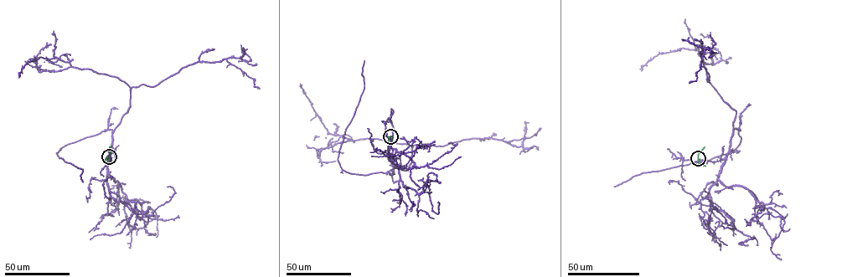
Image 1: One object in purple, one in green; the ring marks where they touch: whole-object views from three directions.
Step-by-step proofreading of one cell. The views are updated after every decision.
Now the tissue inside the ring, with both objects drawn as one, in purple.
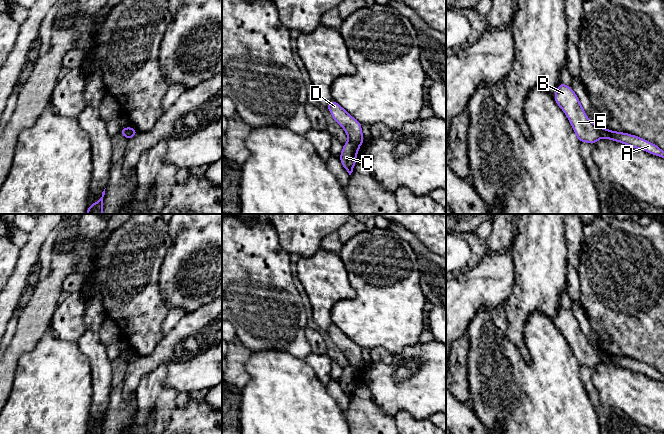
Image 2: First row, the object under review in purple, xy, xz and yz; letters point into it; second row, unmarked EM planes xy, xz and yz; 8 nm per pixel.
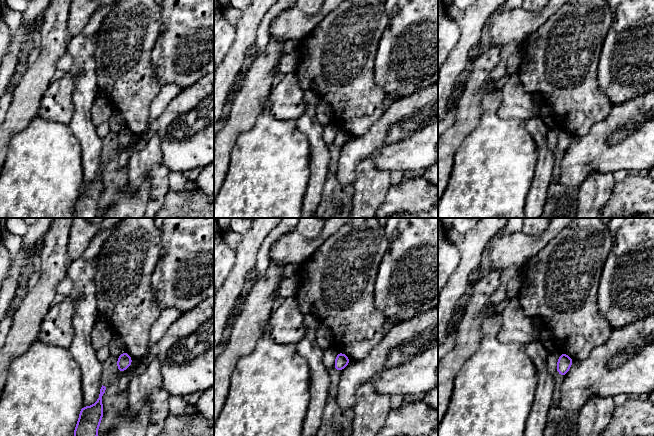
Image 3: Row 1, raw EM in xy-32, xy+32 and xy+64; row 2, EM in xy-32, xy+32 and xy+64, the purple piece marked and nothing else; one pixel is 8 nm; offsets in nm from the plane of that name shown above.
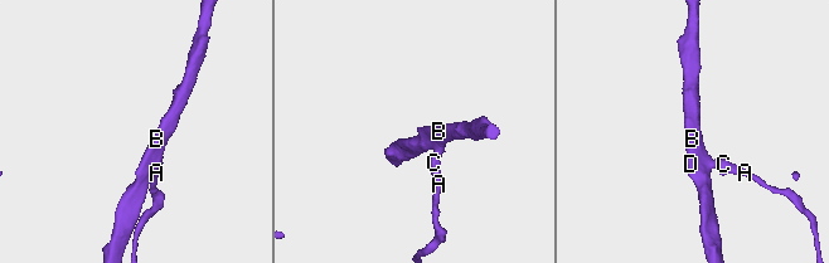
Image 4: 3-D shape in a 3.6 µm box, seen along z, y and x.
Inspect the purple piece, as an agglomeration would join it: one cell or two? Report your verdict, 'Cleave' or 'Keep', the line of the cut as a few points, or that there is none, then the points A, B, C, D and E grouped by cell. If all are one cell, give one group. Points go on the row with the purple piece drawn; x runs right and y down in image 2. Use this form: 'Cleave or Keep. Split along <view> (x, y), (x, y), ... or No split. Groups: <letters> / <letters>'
Cleave. Split along xy (131, 127), (127, 138). Groups: A C / B D E

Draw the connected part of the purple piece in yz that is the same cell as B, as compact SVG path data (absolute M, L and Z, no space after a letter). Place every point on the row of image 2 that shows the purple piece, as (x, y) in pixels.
M561 81L554 100L566 114L580 143L589 142L595 145L601 137L599 126L588 119L573 89Z

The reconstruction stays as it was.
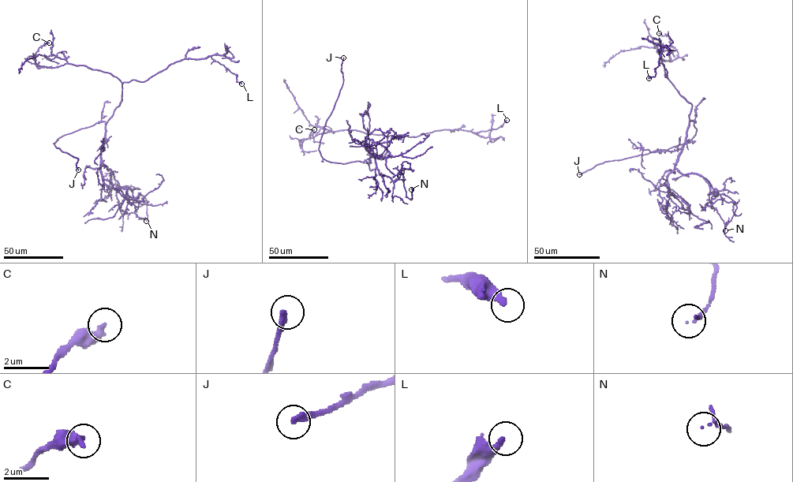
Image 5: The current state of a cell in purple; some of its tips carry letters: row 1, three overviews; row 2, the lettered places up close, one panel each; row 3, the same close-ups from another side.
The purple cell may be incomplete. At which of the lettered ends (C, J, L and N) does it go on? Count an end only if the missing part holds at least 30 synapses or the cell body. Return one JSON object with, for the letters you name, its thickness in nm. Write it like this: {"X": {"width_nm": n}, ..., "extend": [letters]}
{"J": {"width_nm": 280}, "extend": ["J"]}

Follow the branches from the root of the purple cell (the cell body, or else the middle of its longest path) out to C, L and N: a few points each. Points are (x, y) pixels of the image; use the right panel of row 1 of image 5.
C: (690, 115), (692, 105), (660, 61), (661, 56), (671, 61), (678, 52), (669, 37), (659, 33)
L: (690, 115), (692, 105), (664, 75), (667, 71), (658, 51), (663, 48), (655, 75), (648, 78)
N: (690, 115), (675, 167), (701, 175), (716, 192), (705, 206), (719, 199), (735, 203), (725, 230)

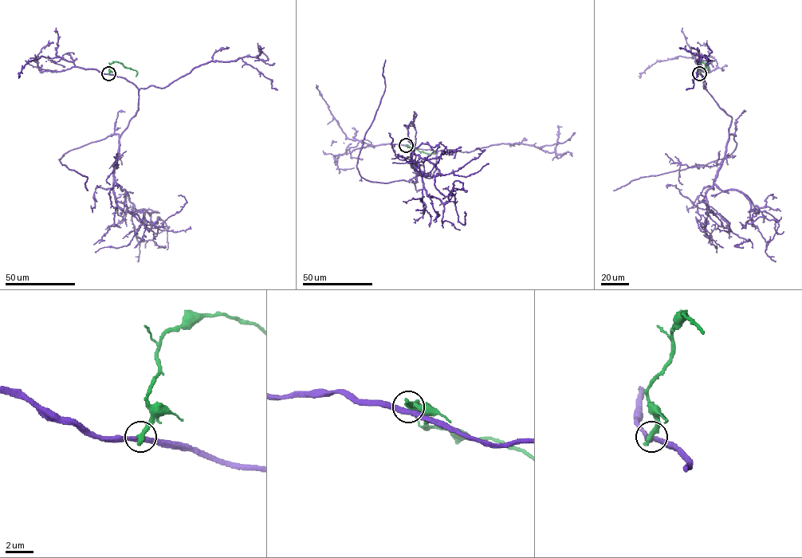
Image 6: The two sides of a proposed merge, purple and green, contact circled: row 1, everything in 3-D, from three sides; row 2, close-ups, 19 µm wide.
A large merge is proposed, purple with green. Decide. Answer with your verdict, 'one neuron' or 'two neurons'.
two neurons

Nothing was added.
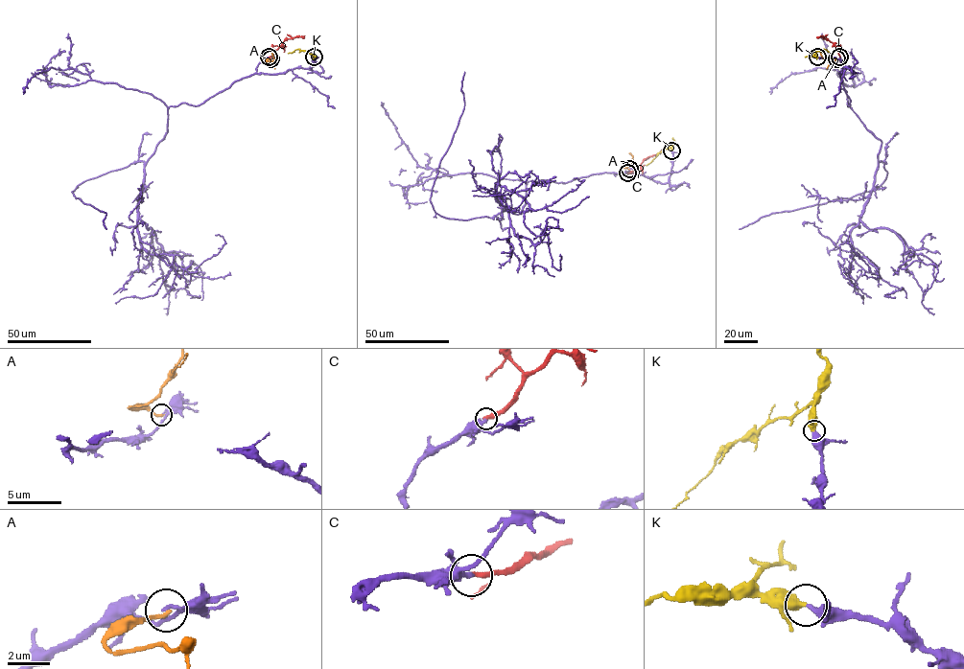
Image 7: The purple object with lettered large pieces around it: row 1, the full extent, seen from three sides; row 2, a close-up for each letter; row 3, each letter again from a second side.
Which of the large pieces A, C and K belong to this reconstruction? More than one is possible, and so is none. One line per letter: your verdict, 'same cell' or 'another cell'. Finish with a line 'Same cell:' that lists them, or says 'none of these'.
A: another cell
C: same cell
K: same cell
Same cell: C, K

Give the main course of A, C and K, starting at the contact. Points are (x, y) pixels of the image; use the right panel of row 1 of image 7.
A: (836, 58), (834, 61), (824, 59), (820, 50)
C: (840, 57), (833, 43), (817, 37)
K: (817, 57), (813, 55), (822, 49), (833, 53)

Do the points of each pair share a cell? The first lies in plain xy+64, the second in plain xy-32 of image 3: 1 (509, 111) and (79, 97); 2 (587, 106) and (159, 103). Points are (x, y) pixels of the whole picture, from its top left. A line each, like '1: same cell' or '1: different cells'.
1: different cells
2: different cells

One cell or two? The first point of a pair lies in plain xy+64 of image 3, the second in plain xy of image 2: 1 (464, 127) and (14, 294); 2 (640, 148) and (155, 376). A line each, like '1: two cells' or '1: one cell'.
1: two cells
2: two cells

